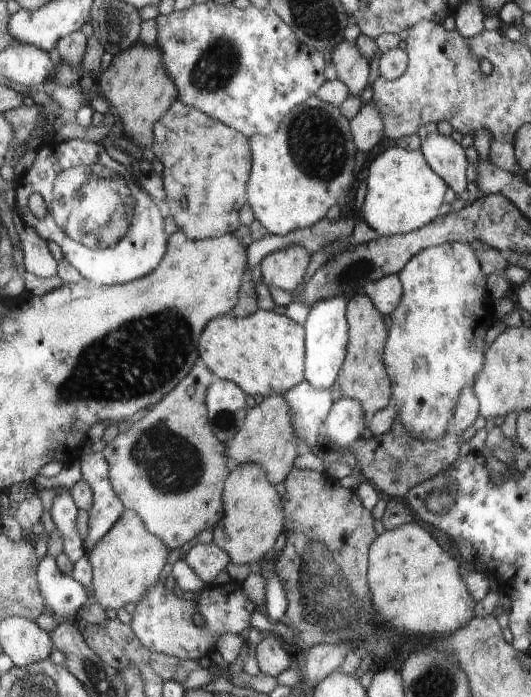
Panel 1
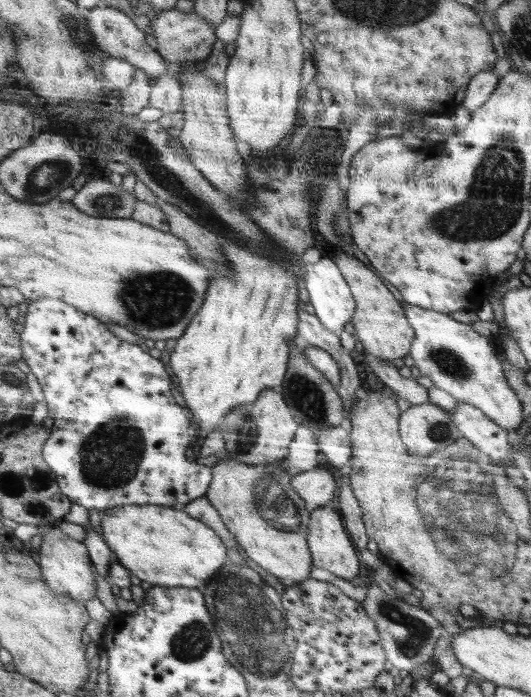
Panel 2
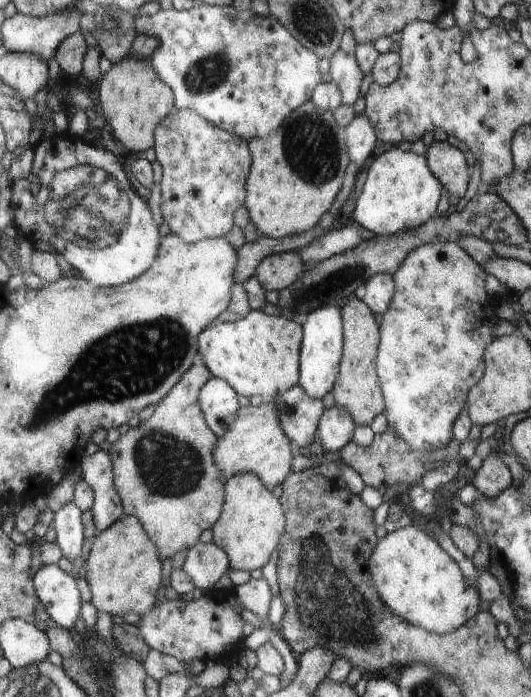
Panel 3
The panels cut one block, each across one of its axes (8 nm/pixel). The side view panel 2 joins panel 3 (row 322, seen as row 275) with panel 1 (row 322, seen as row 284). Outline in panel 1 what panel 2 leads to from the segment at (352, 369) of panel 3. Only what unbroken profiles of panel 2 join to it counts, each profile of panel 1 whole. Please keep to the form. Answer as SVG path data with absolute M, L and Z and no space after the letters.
M362 292L348 298L349 346L348 356L342 365L338 382L344 397L355 398L361 402L366 417L382 410L393 396L393 386L385 369L385 344L389 330L382 320L381 311L374 306L373 299Z

